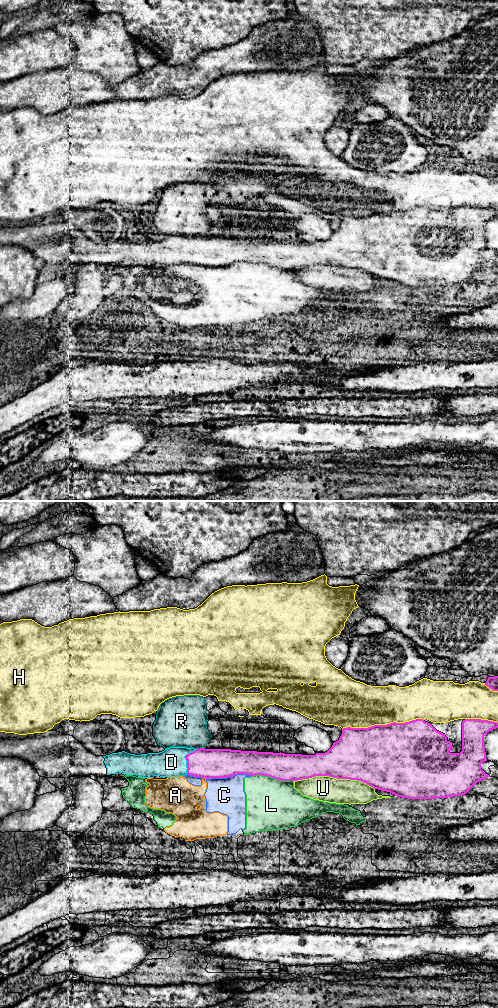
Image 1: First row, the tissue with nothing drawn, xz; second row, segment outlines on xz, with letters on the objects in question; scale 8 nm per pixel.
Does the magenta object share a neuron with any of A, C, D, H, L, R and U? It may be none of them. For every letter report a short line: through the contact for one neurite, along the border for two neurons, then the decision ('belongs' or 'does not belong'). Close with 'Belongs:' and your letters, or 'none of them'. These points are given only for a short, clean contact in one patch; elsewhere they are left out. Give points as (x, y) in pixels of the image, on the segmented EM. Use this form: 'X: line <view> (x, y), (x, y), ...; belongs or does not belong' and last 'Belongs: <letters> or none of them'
A: line xz (203, 777), (206, 778); does not belong
C: does not belong
D: line xz (206, 763), (193, 762), (186, 759), (171, 762); belongs
H: does not belong
L: does not belong
R: does not belong
U: does not belong
Belongs: D

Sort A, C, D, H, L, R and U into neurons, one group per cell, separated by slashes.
A C L / D / H / R / U

